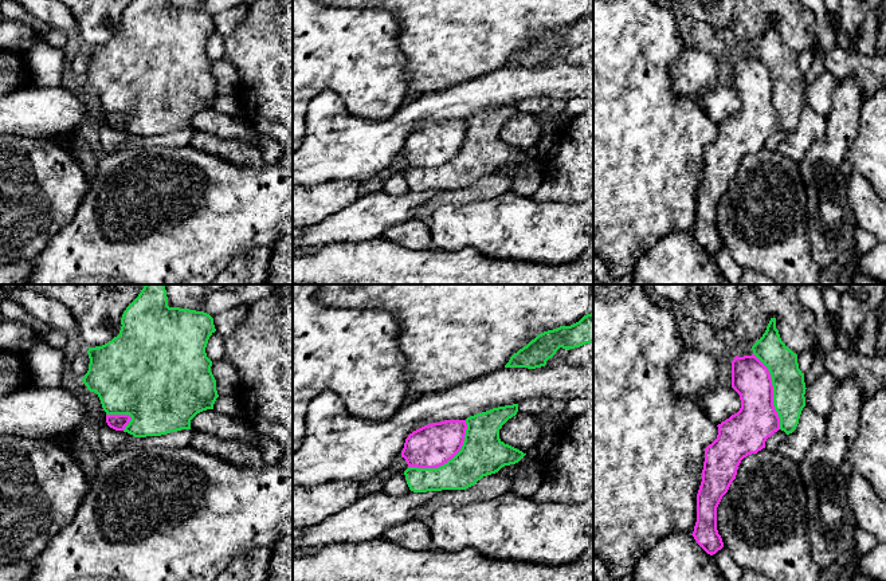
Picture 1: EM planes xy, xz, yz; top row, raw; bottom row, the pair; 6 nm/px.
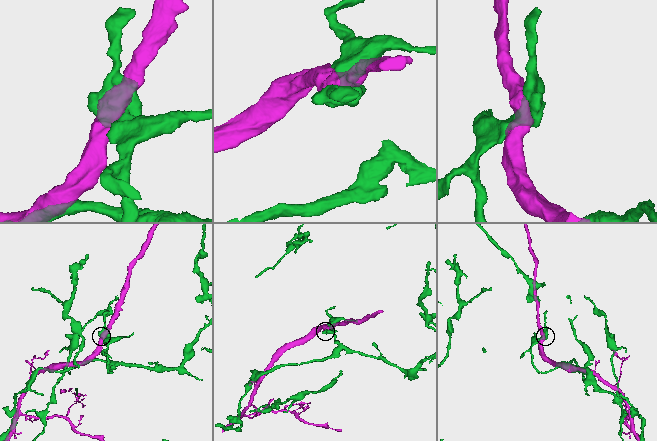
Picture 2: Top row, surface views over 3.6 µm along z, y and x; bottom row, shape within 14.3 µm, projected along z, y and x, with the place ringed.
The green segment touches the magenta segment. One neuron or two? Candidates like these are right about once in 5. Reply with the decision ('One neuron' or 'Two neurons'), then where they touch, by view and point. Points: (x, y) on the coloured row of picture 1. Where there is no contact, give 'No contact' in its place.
Two neurons. Touches green at xz (449, 460)

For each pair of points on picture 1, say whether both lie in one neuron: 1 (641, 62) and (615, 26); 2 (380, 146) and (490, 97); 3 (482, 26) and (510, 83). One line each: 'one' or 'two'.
1: one
2: one
3: two

